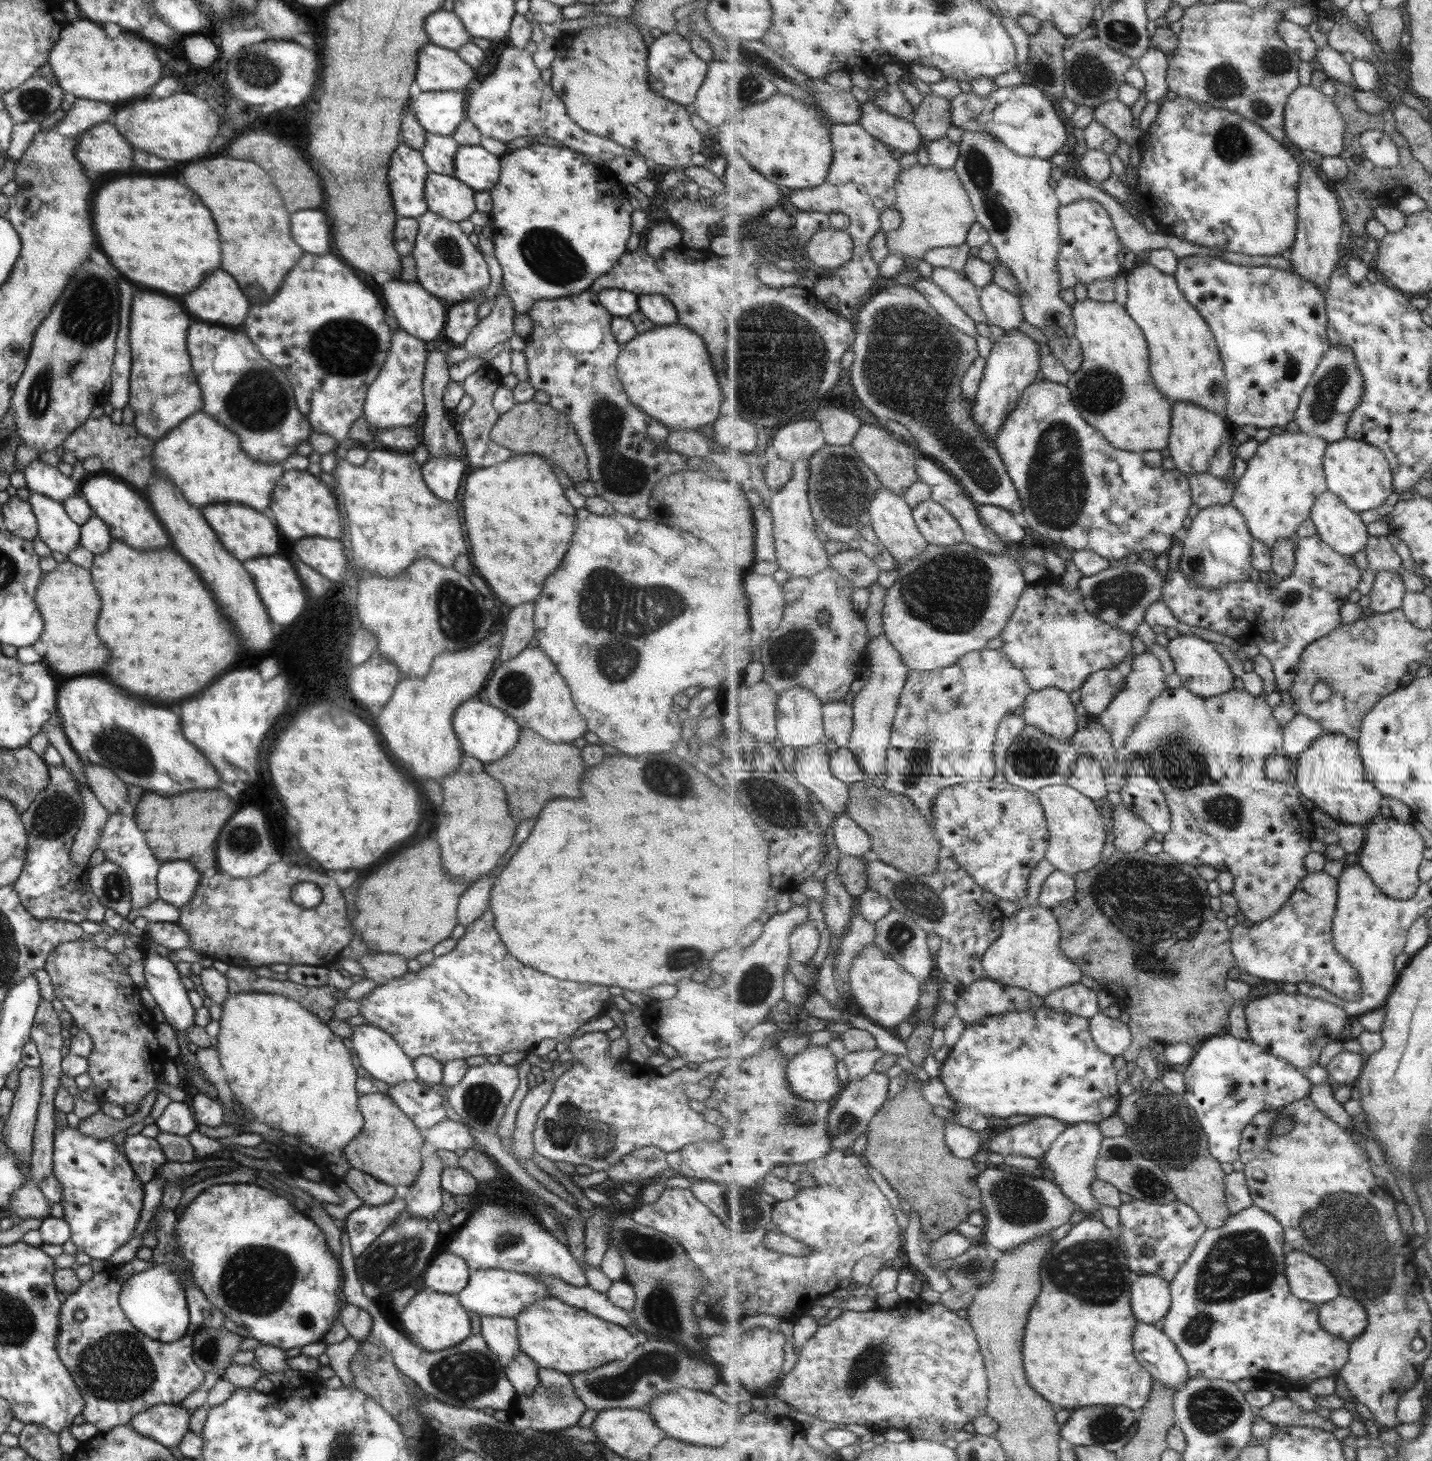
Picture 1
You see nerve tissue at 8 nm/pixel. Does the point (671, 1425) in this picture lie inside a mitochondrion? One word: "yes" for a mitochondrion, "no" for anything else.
no

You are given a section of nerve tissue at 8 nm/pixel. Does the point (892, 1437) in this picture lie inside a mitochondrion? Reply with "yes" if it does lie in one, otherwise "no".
no

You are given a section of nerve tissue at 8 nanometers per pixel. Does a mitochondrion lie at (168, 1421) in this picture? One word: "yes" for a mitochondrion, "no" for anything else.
no

